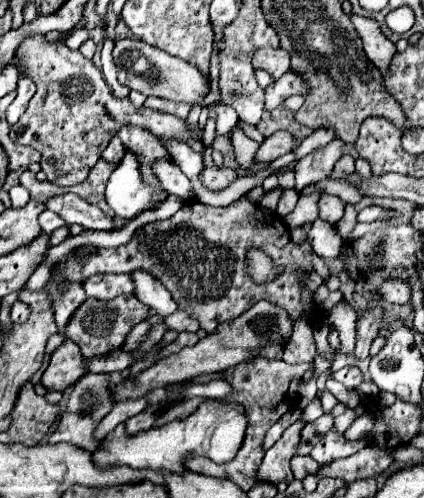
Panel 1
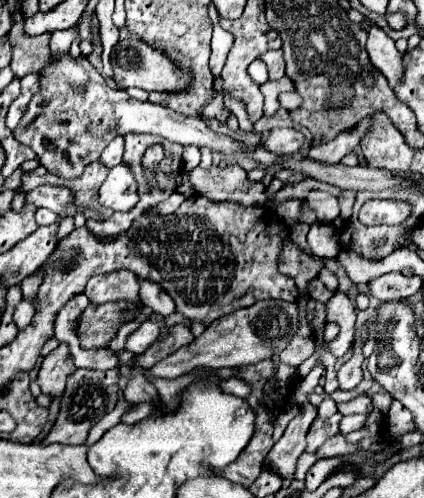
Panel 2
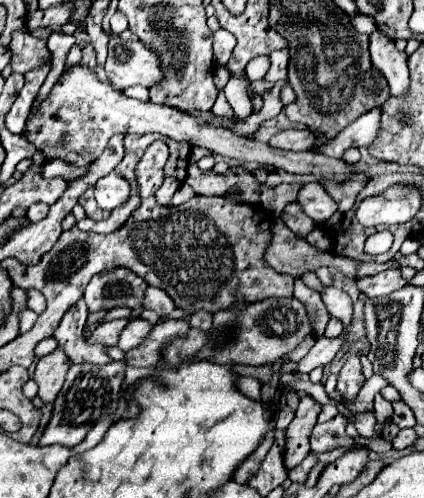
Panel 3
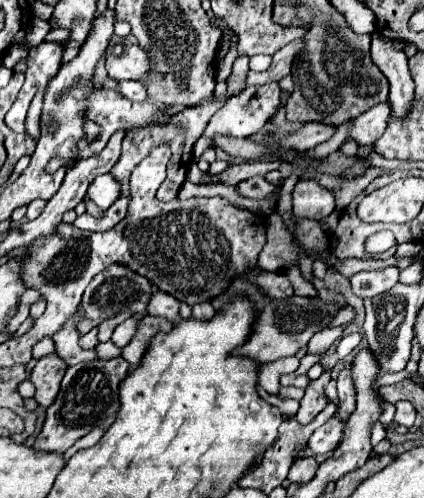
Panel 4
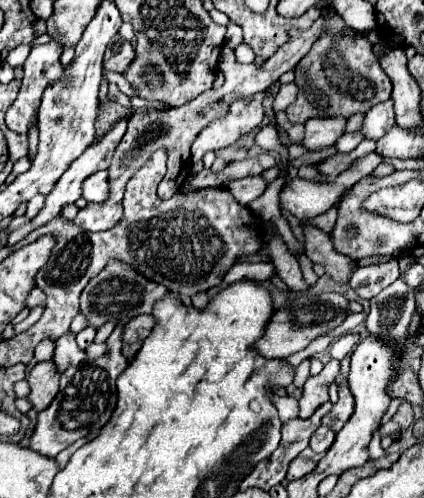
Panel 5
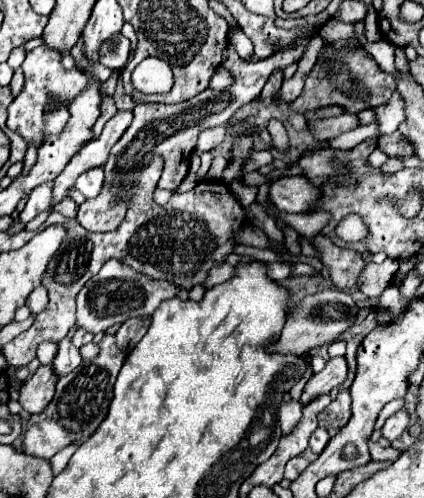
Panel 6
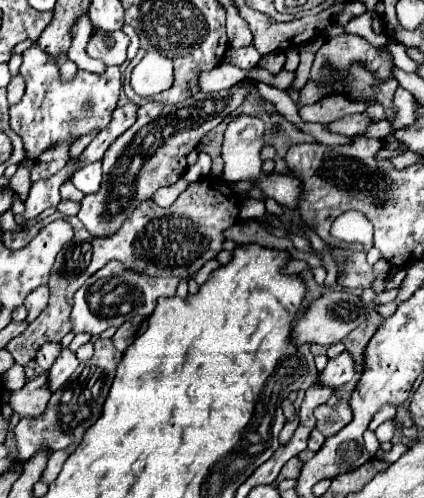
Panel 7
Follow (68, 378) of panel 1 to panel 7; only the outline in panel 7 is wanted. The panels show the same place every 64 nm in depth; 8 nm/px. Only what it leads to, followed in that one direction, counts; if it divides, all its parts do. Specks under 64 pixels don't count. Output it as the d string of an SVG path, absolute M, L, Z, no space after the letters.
M46 372L28 380L24 388L10 394L10 406L20 418L38 418L50 400Z

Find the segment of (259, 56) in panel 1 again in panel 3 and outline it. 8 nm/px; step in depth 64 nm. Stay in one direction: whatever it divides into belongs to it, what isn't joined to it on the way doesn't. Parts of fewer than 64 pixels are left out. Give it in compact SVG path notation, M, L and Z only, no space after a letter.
M288 48L276 50L269 55L270 68L264 76L264 80L286 80L288 74Z

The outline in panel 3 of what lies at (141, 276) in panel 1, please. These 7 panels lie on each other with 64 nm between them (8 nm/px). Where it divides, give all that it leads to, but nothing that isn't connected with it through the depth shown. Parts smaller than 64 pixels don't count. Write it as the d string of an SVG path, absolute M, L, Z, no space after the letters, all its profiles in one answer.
M150 286L150 288L148 288L148 292L146 292L144 308L154 310L156 314L164 316L164 313L172 312L176 306L174 301L166 292L164 292L164 290L160 290L160 288L152 288L152 286Z

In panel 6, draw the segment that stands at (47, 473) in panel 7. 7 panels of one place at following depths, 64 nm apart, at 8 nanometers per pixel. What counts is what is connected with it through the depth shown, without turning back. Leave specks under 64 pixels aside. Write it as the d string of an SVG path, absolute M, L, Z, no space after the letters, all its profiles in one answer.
M72 443L66 448L57 452L51 459L50 464L52 467L54 477L57 476L67 466L70 458L78 448L78 443Z

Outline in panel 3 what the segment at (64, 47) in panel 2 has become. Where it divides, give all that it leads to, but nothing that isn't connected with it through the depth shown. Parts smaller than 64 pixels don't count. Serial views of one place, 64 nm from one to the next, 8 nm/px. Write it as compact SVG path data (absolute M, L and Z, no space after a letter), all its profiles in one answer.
M54 30L52 36L48 38L48 48L50 48L50 52L52 52L52 56L54 56L54 66L52 66L52 70L50 70L46 82L42 84L42 88L40 88L40 92L38 92L38 96L36 96L36 100L34 100L34 110L46 100L46 96L48 96L50 90L52 90L52 86L54 86L54 84L60 80L60 76L64 74L64 70L66 70L66 56L68 56L68 52L70 52L70 48L72 48L74 42L76 42L74 36L66 36L66 34L62 34L62 32L58 32L58 30Z

